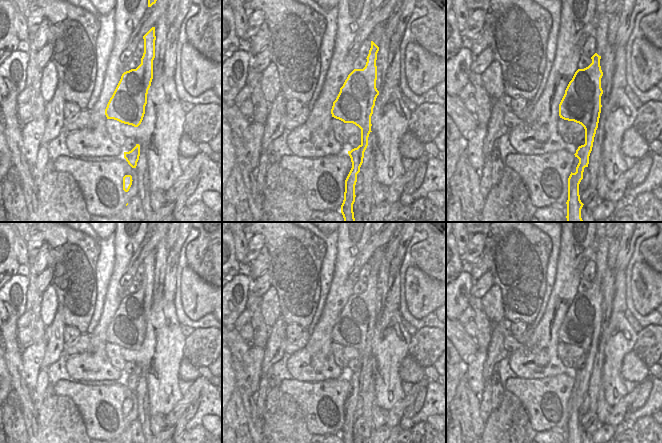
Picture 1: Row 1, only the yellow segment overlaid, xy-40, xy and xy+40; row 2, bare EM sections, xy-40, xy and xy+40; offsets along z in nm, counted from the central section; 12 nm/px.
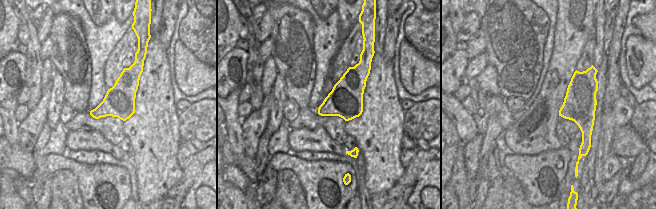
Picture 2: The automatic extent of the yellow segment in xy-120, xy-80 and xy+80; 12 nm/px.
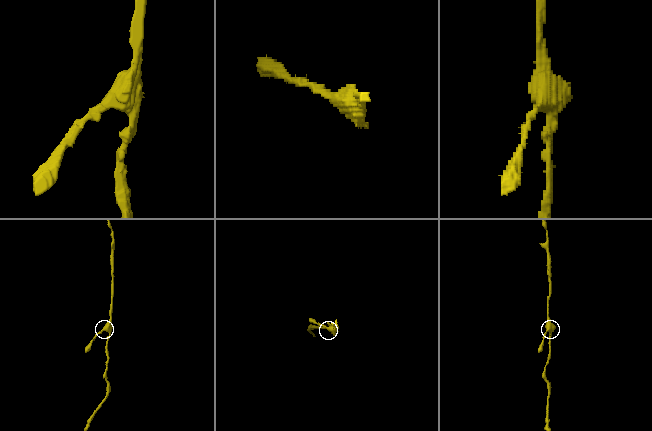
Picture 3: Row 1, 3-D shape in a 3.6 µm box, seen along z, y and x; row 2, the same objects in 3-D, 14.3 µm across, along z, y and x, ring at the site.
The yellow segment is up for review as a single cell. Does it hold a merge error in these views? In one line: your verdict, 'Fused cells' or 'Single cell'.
Single cell.

